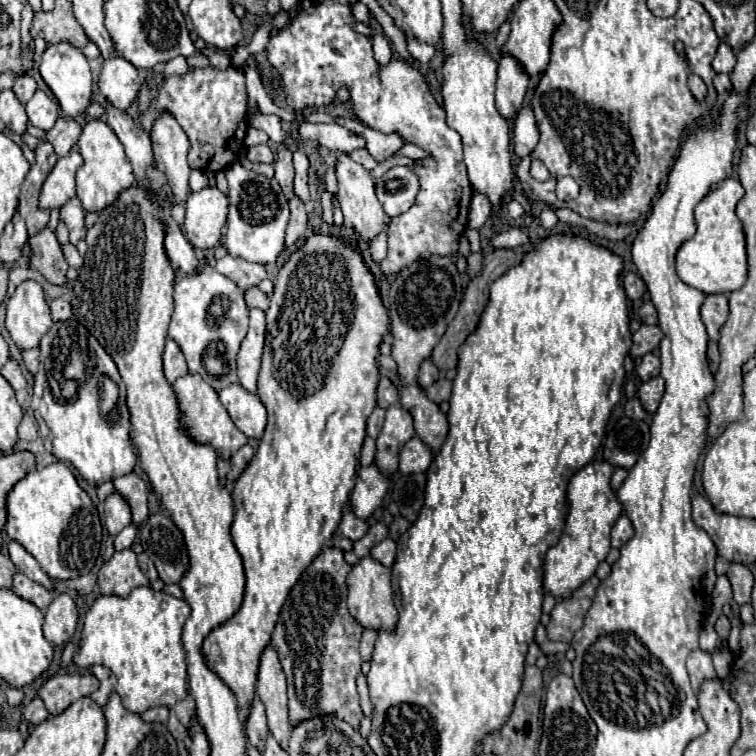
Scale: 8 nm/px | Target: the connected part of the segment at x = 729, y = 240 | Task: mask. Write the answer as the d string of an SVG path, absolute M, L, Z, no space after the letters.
M727 178L695 206L697 232L687 240L677 252L677 276L691 288L703 294L729 294L739 290L747 278L747 254L745 254L745 234L739 218L735 216L735 206L743 198L743 186L739 180Z

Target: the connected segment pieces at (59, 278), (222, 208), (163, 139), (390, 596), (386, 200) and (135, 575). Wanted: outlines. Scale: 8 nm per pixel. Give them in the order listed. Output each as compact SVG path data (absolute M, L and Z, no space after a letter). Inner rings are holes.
M45 226L35 236L29 236L27 242L31 246L31 268L39 270L51 284L65 284L65 272L69 266L65 264L55 232Z
M205 186L189 194L185 210L185 234L189 242L201 250L217 246L229 212L227 196L217 186Z
M159 112L149 136L153 142L155 162L159 170L167 174L175 200L185 202L189 194L187 152L191 148L187 134L183 128L179 128L179 122L169 112Z
M371 556L361 558L357 564L351 566L351 572L347 576L347 588L349 588L349 598L347 598L347 608L351 616L361 622L365 628L383 628L383 630L393 630L397 622L397 608L395 608L395 592L391 586L391 570L377 562Z
M395 166L375 180L377 198L387 216L399 216L407 212L419 194L419 178L411 168Z
M131 548L115 552L98 572L102 595L127 596L137 586L149 586L147 576L137 566L137 554Z

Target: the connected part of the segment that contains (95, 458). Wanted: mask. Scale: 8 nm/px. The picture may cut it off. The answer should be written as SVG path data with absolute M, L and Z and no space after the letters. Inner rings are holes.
M63 322L53 324L53 328L41 338L39 348L41 348L41 366L39 372L35 374L35 394L33 394L33 414L39 424L39 436L45 442L45 448L57 456L61 462L69 462L89 484L101 484L103 480L113 480L115 476L129 474L133 466L137 464L137 454L131 446L129 438L129 412L125 406L125 386L123 380L117 372L115 362L111 356L99 346L93 344L93 362L95 368L87 372L85 380L77 388L75 400L57 400L51 392L49 380L47 380L47 370L45 370L45 360L55 358L53 356L53 342L59 342L59 328L63 328ZM103 376L109 376L117 386L119 386L119 402L111 410L109 416L103 416L99 410L99 382Z

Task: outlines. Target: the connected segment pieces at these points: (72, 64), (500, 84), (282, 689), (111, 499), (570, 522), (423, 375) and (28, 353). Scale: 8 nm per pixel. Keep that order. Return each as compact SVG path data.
M67 42L47 44L47 48L41 56L41 62L39 62L39 72L41 72L41 78L45 80L45 84L51 88L51 92L59 100L59 106L67 116L75 118L85 112L85 108L91 102L93 76L89 70L89 62L79 48L75 48L73 44L67 44Z
M503 56L499 62L497 72L497 110L499 114L509 120L521 108L523 96L527 92L529 74L525 72L523 64L515 56Z
M269 644L261 654L257 674L257 696L267 708L267 724L281 748L287 750L289 742L289 716L287 716L287 678L279 664L275 646Z
M117 490L105 500L105 524L109 534L113 536L117 536L127 524L131 524L131 508Z
M589 462L583 466L575 476L569 480L567 488L567 518L563 536L555 546L549 548L543 564L543 588L545 592L567 598L575 588L579 588L583 582L587 582L599 562L603 562L611 550L611 528L619 516L623 516L623 504L619 504L617 494L611 490L611 476L615 472L613 464L601 462Z
M429 358L423 360L423 364L421 364L421 368L419 368L417 384L419 384L421 388L427 388L427 386L431 386L437 378L439 378L439 370L437 370L437 366L435 366Z
M31 348L31 350L23 350L23 362L27 366L27 370L31 374L37 372L37 364L39 364L39 348Z

